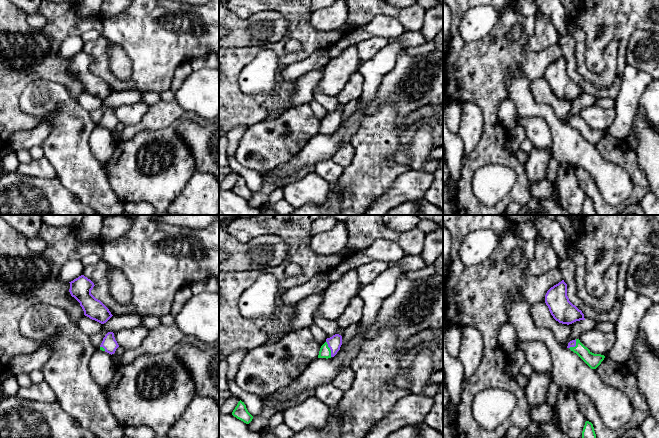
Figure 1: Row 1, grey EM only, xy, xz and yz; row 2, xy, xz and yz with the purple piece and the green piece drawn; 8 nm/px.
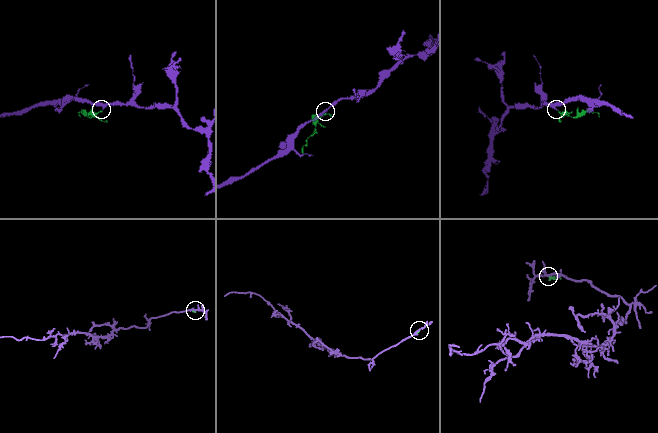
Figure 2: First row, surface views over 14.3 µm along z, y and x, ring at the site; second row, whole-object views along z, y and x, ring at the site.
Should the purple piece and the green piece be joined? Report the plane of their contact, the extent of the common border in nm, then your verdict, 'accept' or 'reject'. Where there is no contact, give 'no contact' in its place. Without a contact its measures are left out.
contact in xz; length 130 nm; accept

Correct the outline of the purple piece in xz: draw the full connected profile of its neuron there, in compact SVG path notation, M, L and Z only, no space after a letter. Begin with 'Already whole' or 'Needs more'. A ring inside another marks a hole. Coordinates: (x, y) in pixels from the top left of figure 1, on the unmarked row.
Needs more. M335 110L326 115L326 118L321 122L318 134L331 134L334 133L340 126L342 121L342 112Z

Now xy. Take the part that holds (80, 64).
Already whole. M81 51L69 59L69 68L80 79L85 92L101 100L113 92L109 85L91 70L95 61L90 55Z

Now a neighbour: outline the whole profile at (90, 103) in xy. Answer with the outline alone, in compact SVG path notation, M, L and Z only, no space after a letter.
M83 92L78 98L79 104L88 112L94 112L102 108L103 100Z

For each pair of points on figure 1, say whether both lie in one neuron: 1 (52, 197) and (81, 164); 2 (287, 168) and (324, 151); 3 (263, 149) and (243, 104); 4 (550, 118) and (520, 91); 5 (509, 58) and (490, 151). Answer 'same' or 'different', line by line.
1: different
2: same
3: different
4: same
5: same

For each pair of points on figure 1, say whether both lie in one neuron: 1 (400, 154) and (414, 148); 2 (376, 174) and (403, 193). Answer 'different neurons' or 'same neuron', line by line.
1: different neurons
2: different neurons

